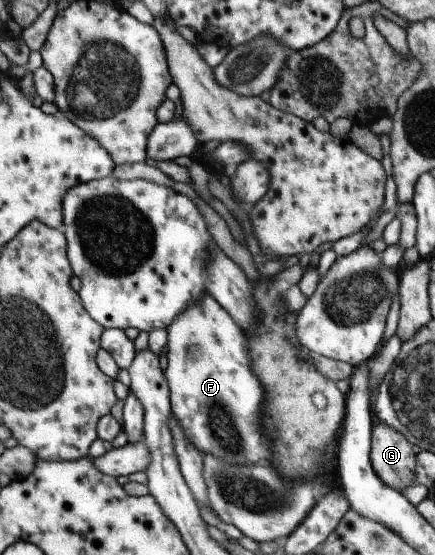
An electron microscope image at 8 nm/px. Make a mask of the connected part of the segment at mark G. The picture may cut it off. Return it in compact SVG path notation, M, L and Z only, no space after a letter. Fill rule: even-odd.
M374 420L370 441L371 469L383 485L397 493L415 485L415 454L402 433Z

